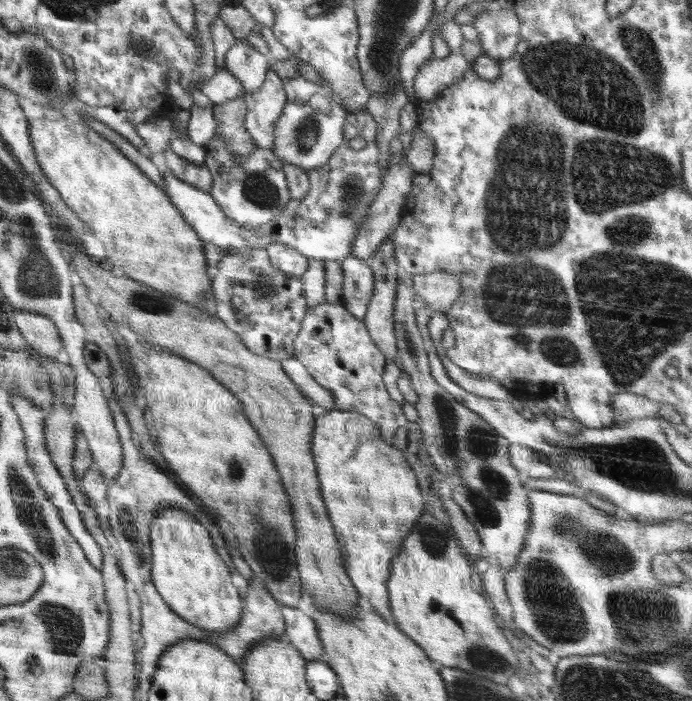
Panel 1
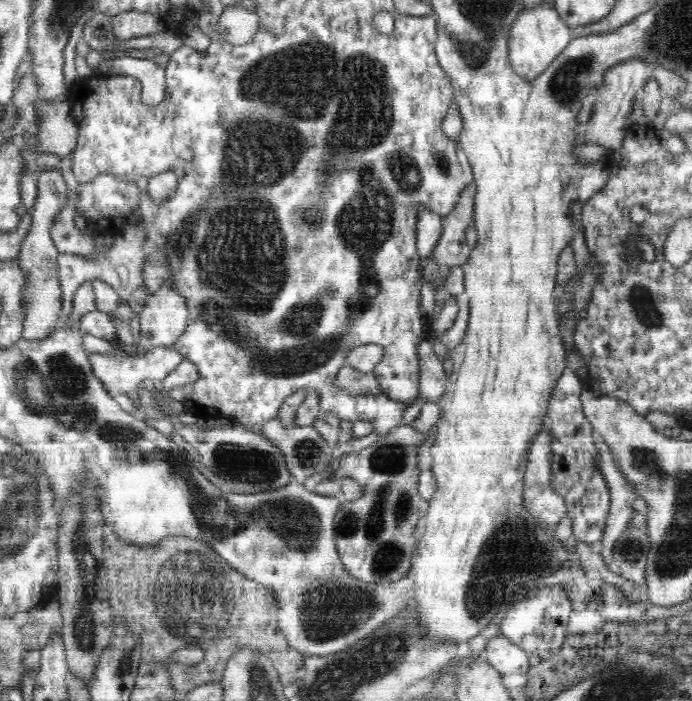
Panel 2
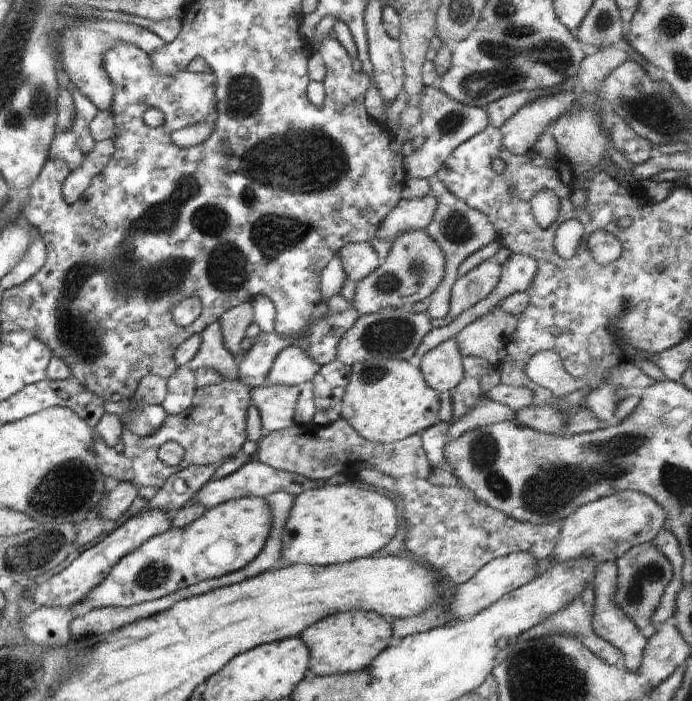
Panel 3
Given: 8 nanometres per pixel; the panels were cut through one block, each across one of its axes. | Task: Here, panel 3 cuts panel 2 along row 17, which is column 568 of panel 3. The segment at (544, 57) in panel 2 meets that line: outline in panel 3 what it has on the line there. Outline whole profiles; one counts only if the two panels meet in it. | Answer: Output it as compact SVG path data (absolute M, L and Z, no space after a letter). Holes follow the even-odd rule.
M623 490L613 495L588 502L564 518L560 538L554 546L554 554L560 562L576 560L582 556L592 558L596 564L616 562L633 546L650 542L658 536L666 522L666 512L659 502L650 496L633 490Z

